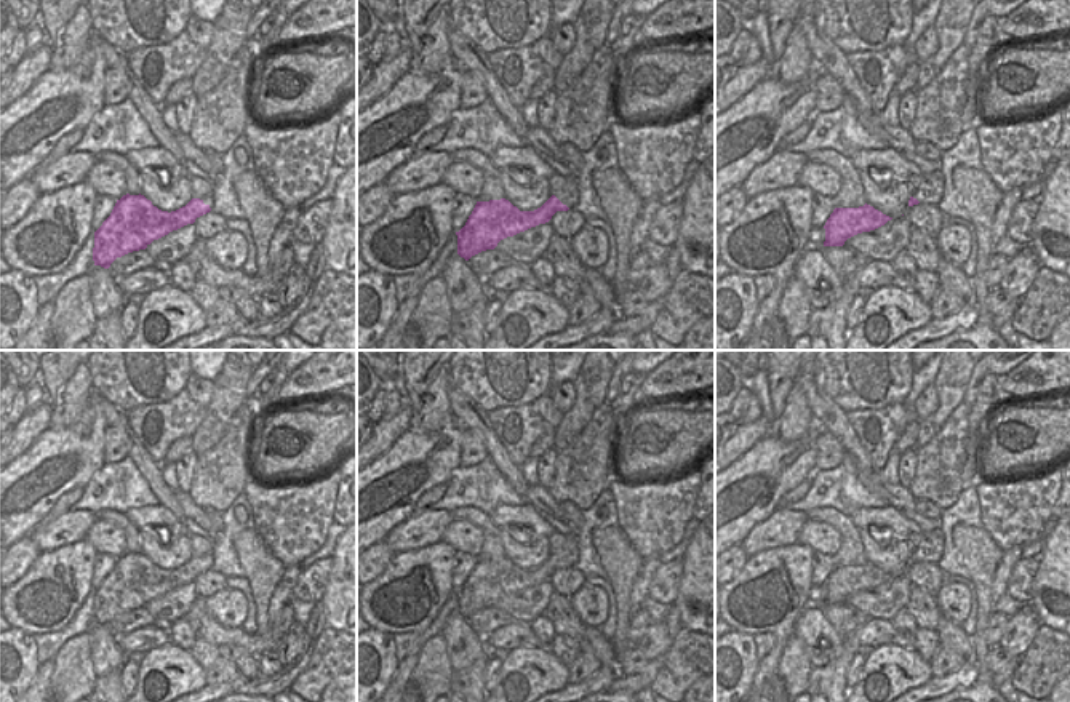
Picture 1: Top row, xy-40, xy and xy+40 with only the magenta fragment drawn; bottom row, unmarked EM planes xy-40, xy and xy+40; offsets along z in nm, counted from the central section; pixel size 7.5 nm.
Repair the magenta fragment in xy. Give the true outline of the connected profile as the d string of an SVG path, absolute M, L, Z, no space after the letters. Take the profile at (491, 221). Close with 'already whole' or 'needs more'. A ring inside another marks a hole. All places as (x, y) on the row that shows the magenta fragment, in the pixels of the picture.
M555 195L534 211L520 211L505 198L477 201L465 225L456 232L457 254L469 261L481 251L494 249L501 240L545 224L557 211L568 209Z; already whole

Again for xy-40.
M126 193L117 200L110 216L94 232L94 265L109 269L117 257L146 249L154 240L194 224L210 211L210 205L200 198L192 198L186 206L168 213L154 206L141 193Z; already whole

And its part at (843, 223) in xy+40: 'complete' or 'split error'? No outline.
complete

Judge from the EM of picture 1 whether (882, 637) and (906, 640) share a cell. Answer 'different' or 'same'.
same

